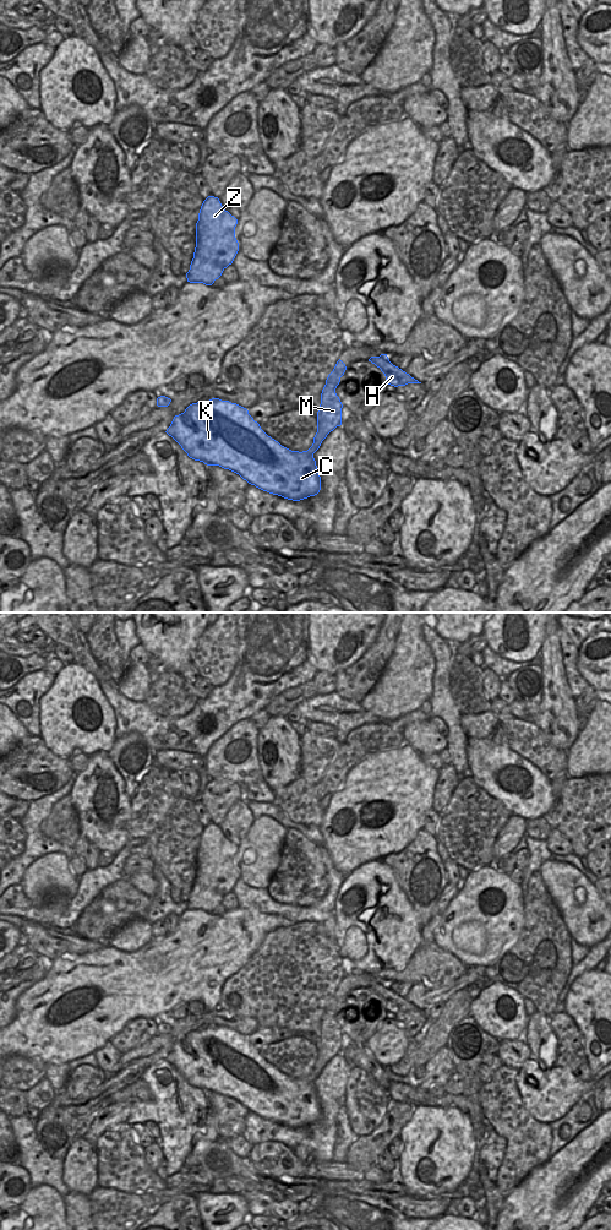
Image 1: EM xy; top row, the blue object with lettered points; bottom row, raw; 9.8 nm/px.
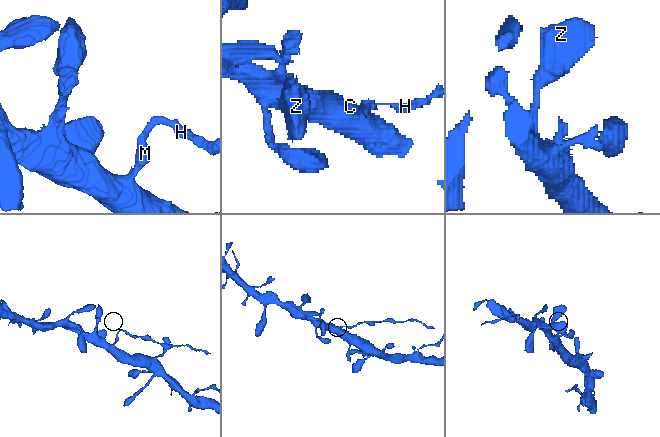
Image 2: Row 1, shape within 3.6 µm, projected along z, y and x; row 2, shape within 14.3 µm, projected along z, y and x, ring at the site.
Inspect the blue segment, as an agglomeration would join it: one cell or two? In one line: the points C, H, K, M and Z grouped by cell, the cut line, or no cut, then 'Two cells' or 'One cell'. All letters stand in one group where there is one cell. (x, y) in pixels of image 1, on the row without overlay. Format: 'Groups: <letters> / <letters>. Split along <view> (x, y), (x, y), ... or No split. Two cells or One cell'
Groups: C K Z / H M. Split along xy (318, 1038), (322, 1045), (322, 1061), (325, 1065). Two cells.

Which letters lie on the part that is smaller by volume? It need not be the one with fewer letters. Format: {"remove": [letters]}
{"remove": ["H", "M"]}

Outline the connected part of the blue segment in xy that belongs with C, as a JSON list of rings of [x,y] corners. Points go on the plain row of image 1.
[[[212,1025],[190,1032],[175,1043],[165,1058],[187,1083],[207,1093],[219,1093],[239,1101],[249,1111],[288,1127],[300,1128],[315,1123],[321,1117],[321,1104],[313,1081],[326,1066],[321,1039],[317,1039],[317,1060],[307,1078],[291,1078],[268,1063],[249,1038],[236,1030]]]

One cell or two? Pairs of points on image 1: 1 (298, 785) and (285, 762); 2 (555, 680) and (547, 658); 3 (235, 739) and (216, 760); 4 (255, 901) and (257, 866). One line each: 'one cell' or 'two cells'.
1: two cells
2: one cell
3: one cell
4: two cells

